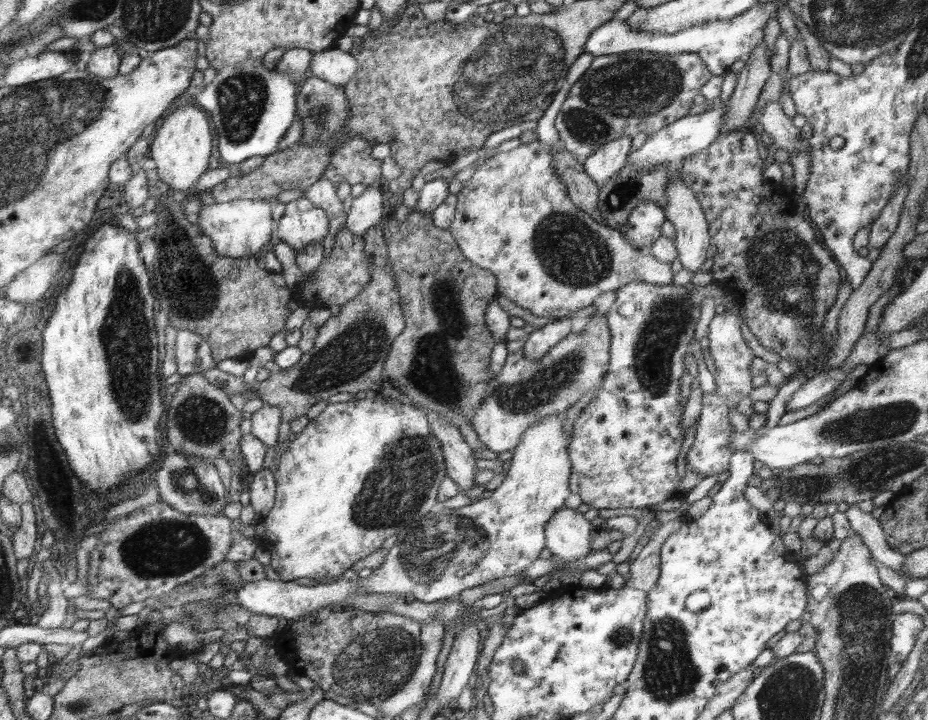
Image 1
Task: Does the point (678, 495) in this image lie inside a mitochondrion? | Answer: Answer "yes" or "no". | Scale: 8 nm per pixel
no

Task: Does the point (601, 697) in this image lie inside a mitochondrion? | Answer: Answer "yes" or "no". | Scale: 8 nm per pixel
no

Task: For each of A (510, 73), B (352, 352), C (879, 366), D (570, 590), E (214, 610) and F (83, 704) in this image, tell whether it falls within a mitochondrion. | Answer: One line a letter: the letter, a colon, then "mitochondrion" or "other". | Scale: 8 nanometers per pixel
A: mitochondrion
B: mitochondrion
C: other
D: other
E: mitochondrion
F: mitochondrion

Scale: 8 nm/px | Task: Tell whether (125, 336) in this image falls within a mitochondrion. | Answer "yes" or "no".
yes

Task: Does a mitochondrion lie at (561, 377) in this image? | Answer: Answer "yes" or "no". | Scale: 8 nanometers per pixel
yes

